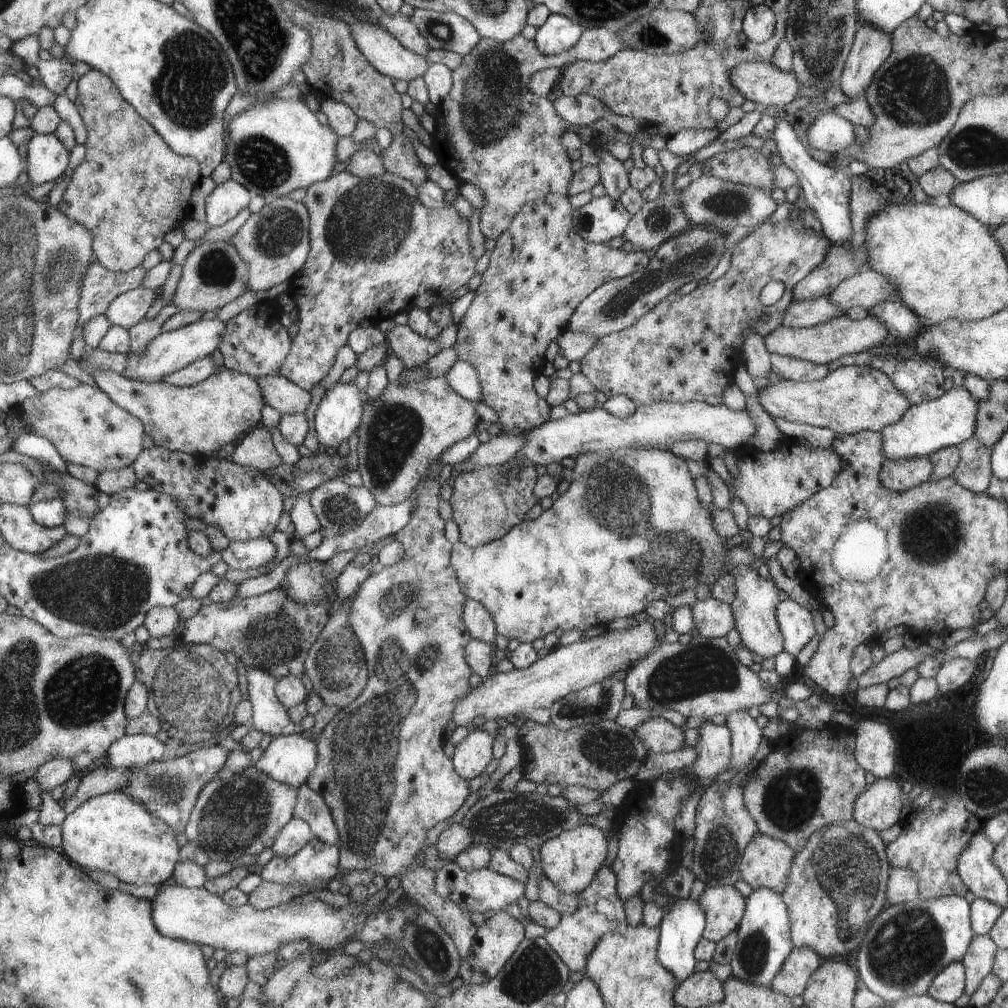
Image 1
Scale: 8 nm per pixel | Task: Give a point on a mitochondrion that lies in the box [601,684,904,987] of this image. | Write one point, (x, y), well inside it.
(847, 864)

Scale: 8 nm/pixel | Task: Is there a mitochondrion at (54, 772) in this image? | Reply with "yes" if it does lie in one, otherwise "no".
no

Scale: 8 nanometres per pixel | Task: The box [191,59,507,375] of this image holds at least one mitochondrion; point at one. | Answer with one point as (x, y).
(370, 221)

